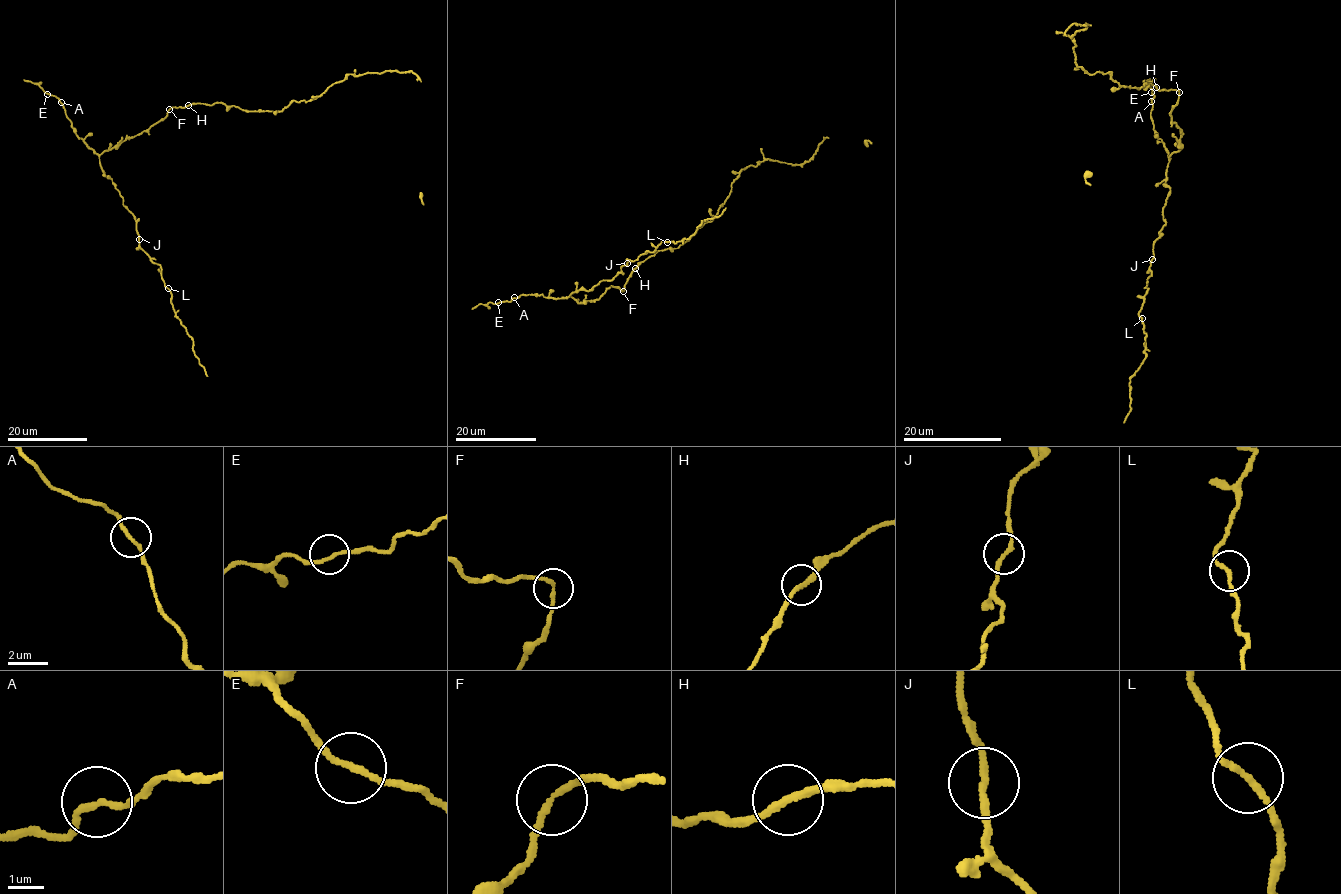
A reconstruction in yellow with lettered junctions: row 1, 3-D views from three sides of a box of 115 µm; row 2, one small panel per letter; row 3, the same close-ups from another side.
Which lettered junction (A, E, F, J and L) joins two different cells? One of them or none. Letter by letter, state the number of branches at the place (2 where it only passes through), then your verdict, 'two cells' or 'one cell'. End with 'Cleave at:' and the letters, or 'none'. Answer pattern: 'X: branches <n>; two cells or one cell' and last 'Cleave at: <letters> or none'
A: branches 2; one cell
E: branches 2; one cell
F: branches 2; one cell
J: branches 2; one cell
L: branches 2; one cell
Cleave at: none

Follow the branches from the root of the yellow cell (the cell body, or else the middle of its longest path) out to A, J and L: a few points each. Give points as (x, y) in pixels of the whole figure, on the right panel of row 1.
A: (1157, 88), (1179, 93), (1169, 115), (1181, 131), (1180, 146), (1169, 159), (1164, 144), (1157, 141), (1151, 101)
J: (1157, 88), (1179, 93), (1169, 115), (1181, 136), (1179, 150), (1168, 157), (1165, 224), (1151, 259)
L: (1157, 88), (1179, 93), (1169, 115), (1181, 131), (1180, 146), (1168, 157), (1165, 224), (1153, 245), (1142, 318)

